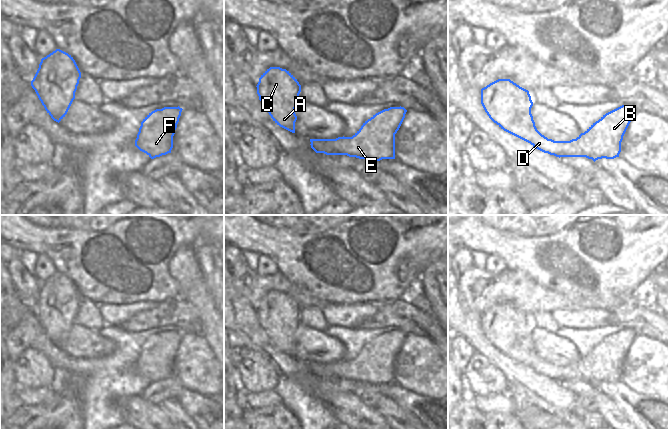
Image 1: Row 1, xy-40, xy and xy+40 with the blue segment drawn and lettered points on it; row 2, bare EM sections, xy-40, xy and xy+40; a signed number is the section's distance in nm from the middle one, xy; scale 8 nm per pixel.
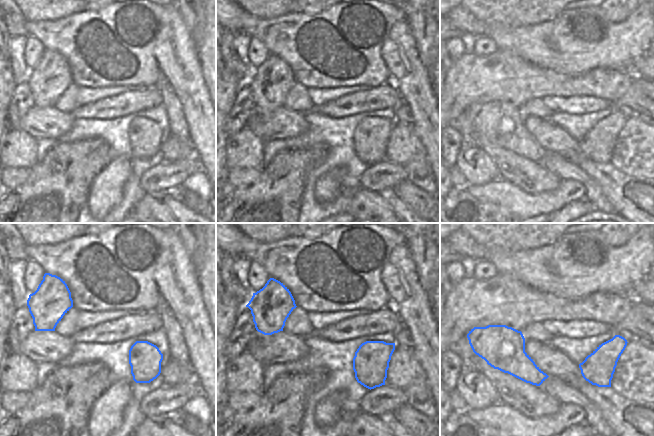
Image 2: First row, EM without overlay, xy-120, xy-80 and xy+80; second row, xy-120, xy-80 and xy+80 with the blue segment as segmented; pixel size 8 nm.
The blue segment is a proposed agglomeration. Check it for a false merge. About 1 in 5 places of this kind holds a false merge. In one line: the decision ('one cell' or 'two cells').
one cell

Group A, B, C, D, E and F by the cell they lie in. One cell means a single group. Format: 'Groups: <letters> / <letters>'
Groups: A B C D E F

